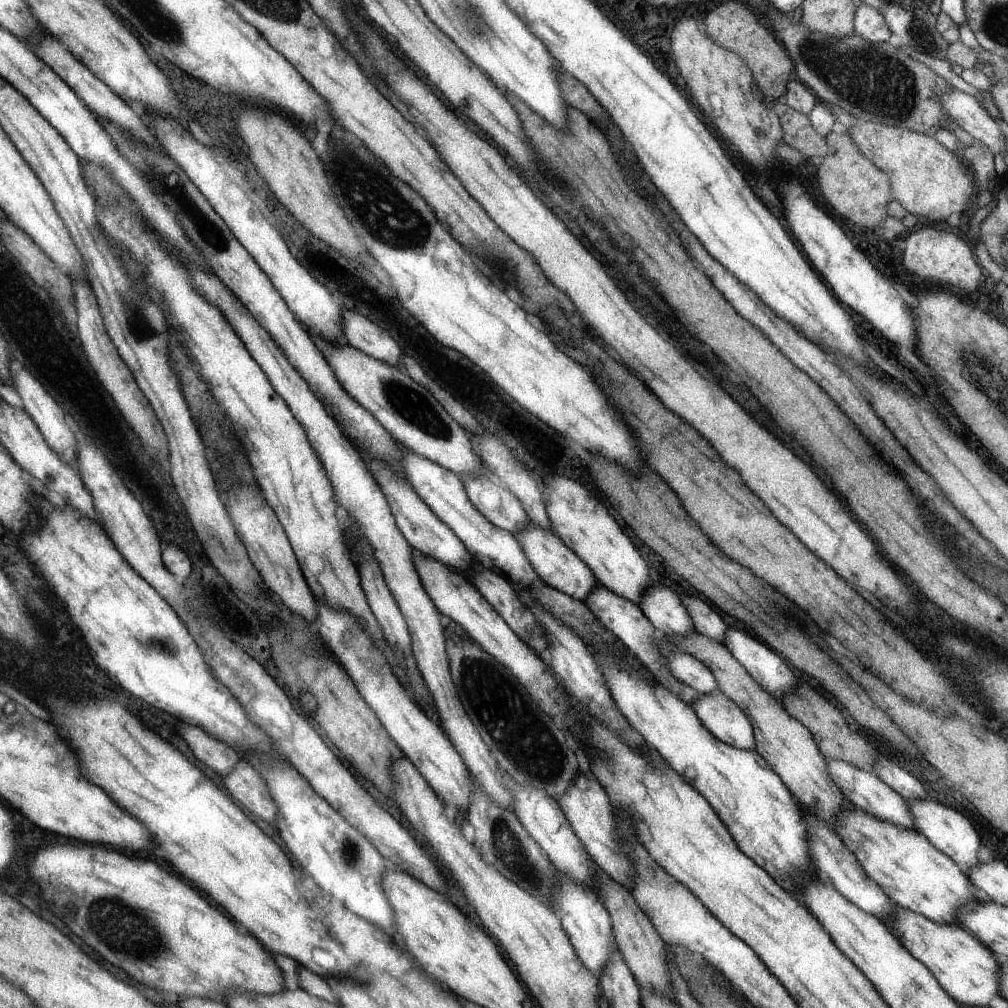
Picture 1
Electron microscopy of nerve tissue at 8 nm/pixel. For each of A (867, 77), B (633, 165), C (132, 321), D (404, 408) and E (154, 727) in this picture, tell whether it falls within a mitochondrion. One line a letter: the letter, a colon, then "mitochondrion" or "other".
A: mitochondrion
B: other
C: mitochondrion
D: mitochondrion
E: other

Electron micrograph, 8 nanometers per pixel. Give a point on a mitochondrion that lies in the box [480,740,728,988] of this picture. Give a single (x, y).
(507, 848)

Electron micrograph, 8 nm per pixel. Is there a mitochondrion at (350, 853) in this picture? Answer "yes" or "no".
yes

